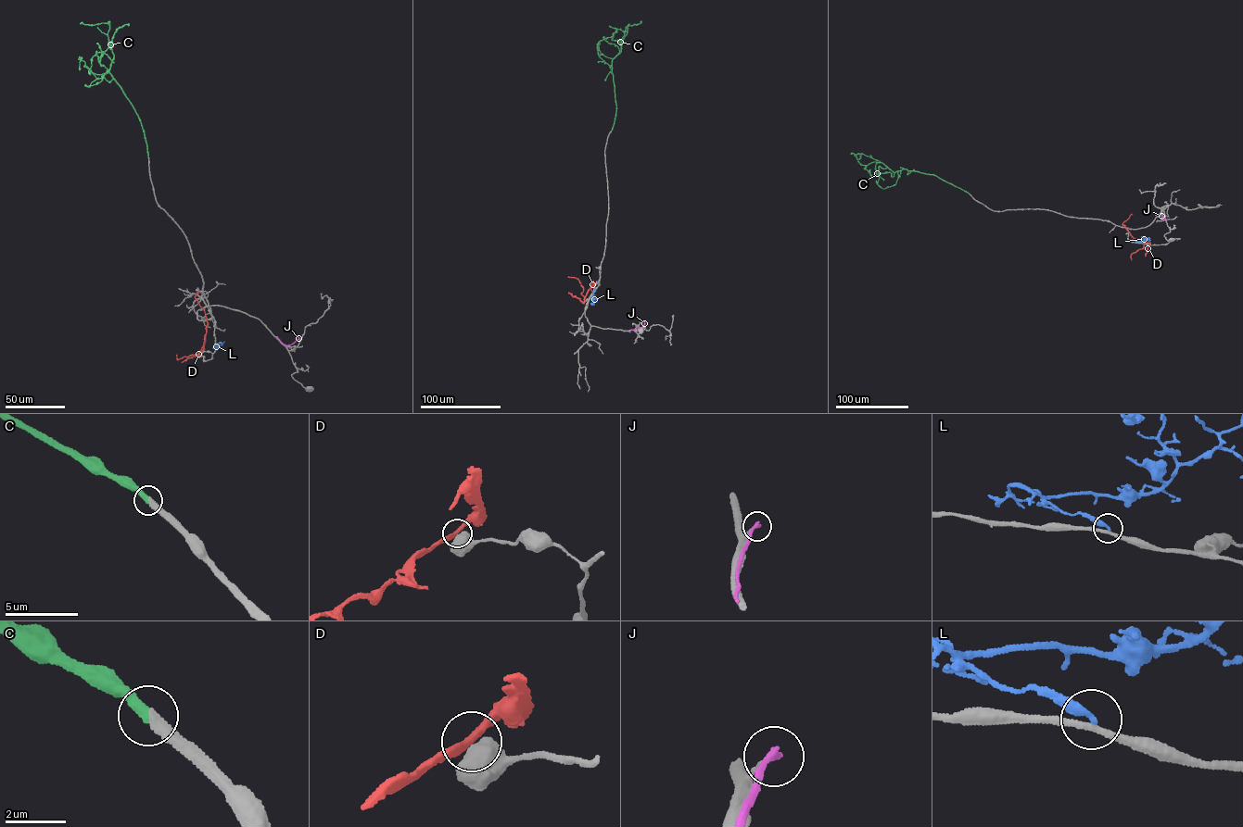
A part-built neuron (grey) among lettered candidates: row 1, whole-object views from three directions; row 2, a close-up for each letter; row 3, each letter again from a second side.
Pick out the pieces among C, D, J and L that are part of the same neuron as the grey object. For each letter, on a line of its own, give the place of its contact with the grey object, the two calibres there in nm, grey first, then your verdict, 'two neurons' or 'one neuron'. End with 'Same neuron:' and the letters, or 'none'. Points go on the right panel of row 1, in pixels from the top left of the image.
C: (969, 193) | 360/380 nm | one neuron
D: (1149, 244) | 850/400 nm | two neurons
J: (1166, 216) | 120/280 nm | two neurons
L: (1141, 243) | 200/380 nm | two neurons
Same neuron: C

